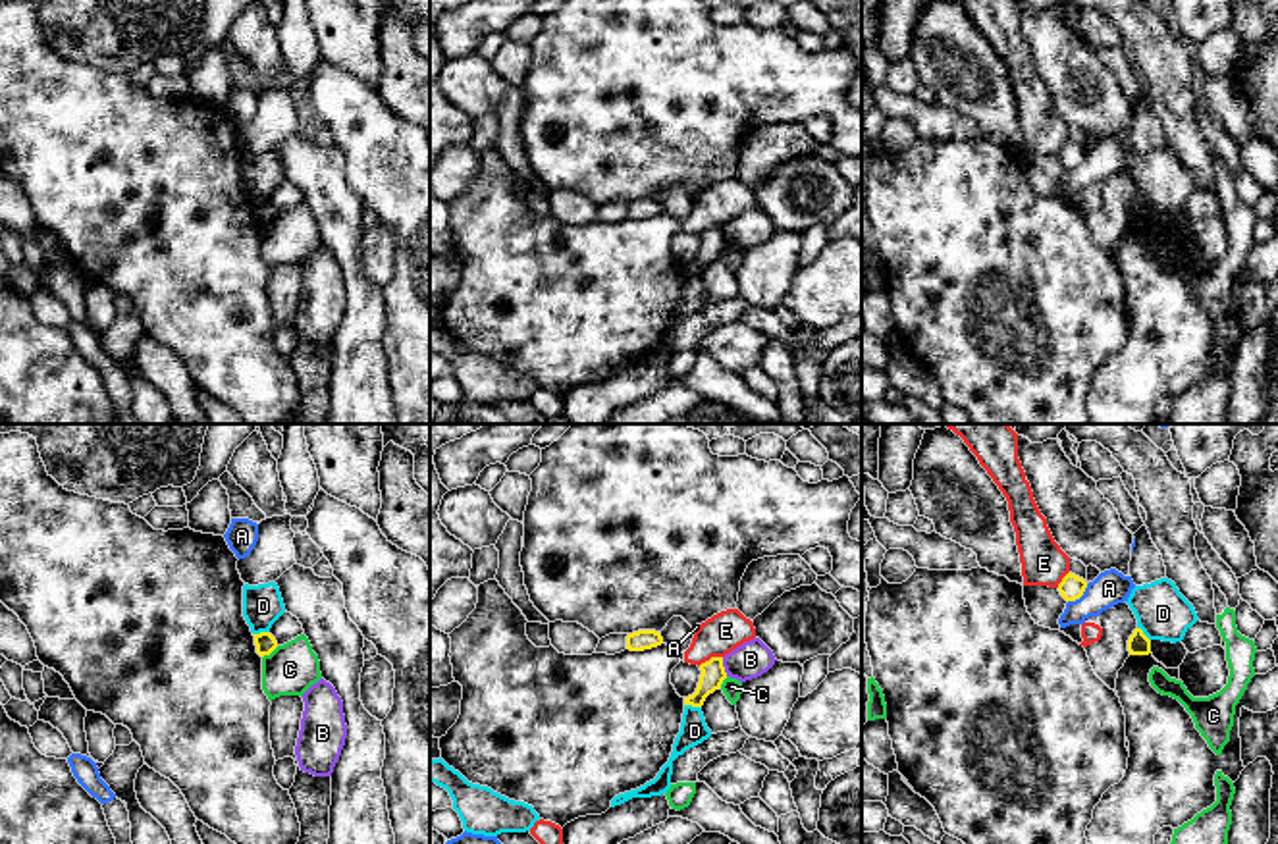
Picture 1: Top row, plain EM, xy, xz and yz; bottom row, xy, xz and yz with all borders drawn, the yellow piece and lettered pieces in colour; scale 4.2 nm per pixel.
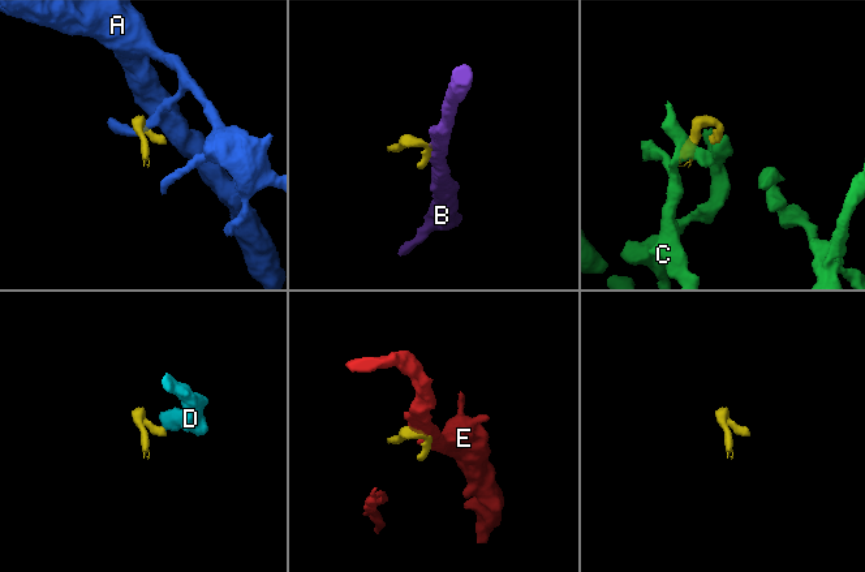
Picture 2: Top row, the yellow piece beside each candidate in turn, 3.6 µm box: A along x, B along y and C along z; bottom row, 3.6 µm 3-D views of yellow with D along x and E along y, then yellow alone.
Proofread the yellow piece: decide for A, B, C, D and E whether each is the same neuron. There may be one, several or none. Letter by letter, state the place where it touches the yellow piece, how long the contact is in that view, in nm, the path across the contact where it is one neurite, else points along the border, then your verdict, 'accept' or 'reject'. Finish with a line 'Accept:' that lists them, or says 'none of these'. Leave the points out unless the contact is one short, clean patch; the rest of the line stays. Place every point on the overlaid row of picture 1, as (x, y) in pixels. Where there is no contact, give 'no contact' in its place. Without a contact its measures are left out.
A: meets yellow in yz at (1080, 596); contact 120 nm long; border along yz (1088, 584), (1078, 598), (1068, 602); reject
B: meets yellow in xz at (723, 667); contact 80 nm long; border along xz (721, 658), (727, 675); reject
C: meets yellow in xy at (270, 652); contact 90 nm long; border along xy (278, 646), (263, 658); reject
D: meets yellow in xy at (261, 632); contact 70 nm long; border along xy (268, 631), (253, 634); reject
E: meets yellow in xz at (712, 658); contact 110 nm long; border along xz (721, 656), (712, 656), (698, 665); reject
Accept: none of these

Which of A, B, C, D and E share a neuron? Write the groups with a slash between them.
A / B / C / D / E

